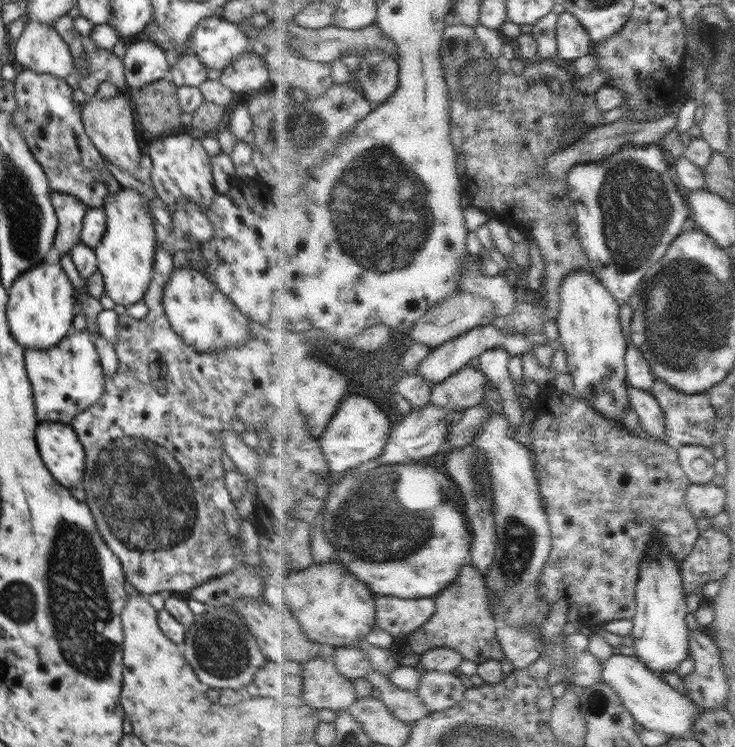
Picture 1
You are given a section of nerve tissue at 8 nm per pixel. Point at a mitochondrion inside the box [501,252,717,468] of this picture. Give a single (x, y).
(607, 322)

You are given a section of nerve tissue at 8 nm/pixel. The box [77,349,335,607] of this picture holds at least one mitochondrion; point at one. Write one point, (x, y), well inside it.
(149, 507)

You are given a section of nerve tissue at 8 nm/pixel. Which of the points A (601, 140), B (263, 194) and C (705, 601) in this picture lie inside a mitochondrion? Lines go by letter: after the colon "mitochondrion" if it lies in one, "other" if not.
A: mitochondrion
B: other
C: other

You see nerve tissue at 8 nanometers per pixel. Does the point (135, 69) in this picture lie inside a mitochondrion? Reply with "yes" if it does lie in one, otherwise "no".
no

